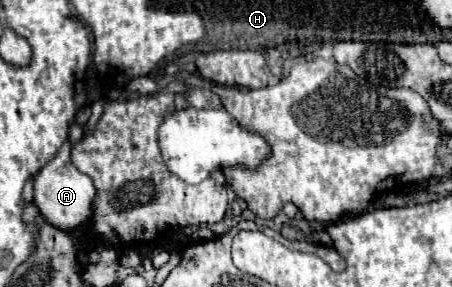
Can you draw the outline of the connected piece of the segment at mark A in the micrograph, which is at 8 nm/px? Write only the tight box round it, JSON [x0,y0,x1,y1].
[33,140,97,232]

